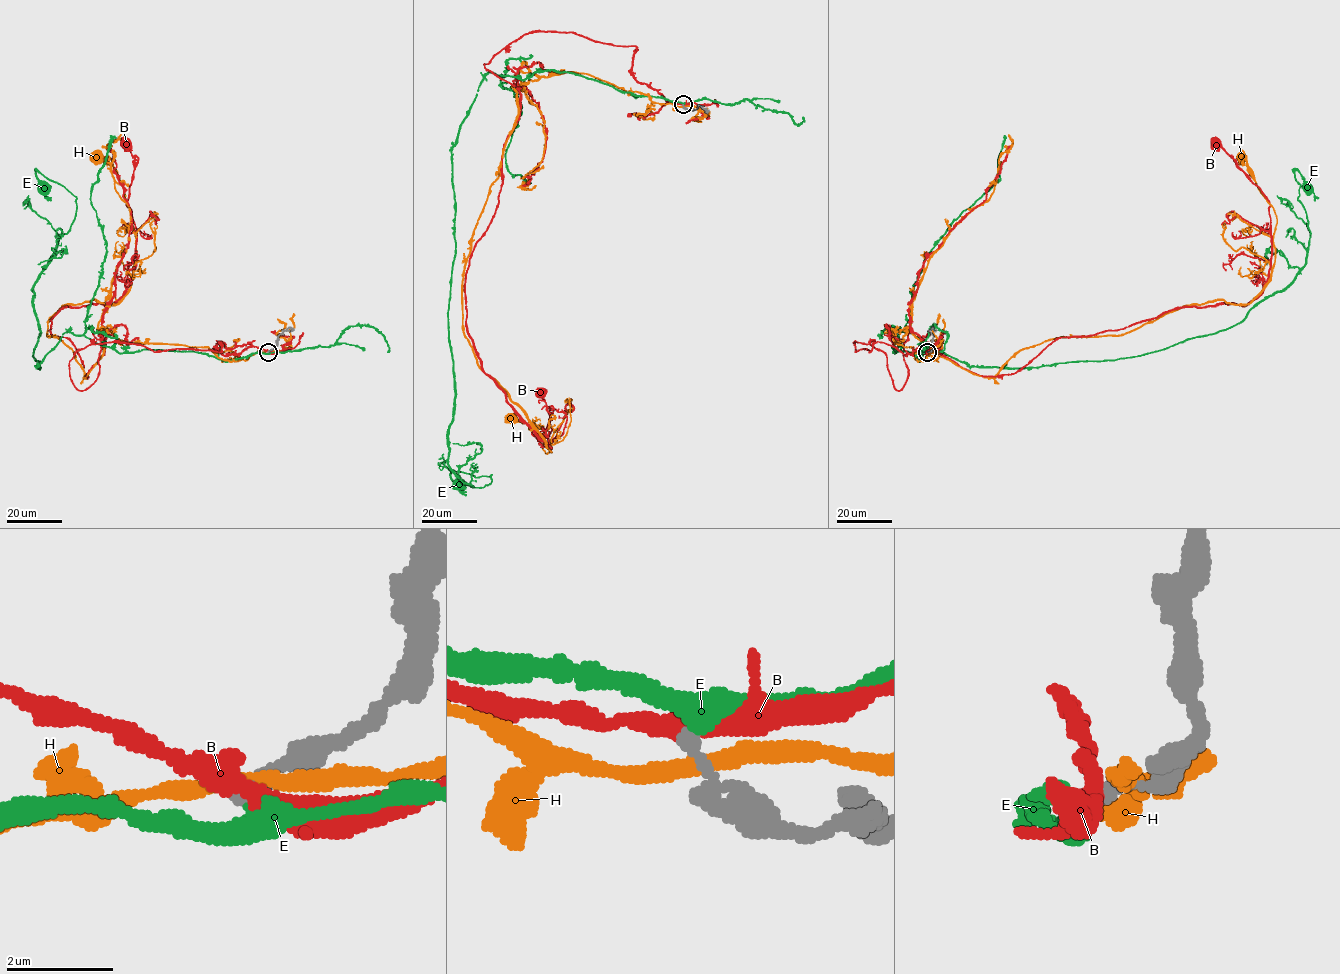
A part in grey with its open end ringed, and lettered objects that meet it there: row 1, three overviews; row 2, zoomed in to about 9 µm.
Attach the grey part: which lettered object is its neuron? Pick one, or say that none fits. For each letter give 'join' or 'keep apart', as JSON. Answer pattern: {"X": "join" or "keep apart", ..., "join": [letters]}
{"B": "keep apart", "E": "join", "H": "keep apart", "join": ["E"]}

